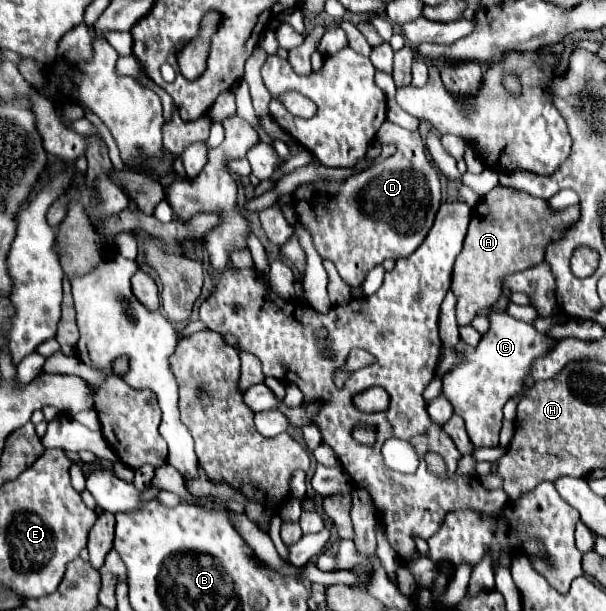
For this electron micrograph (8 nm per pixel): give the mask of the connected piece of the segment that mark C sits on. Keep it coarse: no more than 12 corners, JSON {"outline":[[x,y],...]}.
{"outline":[[491,312],[478,347],[442,375],[474,447],[498,447],[504,403],[556,345]]}

